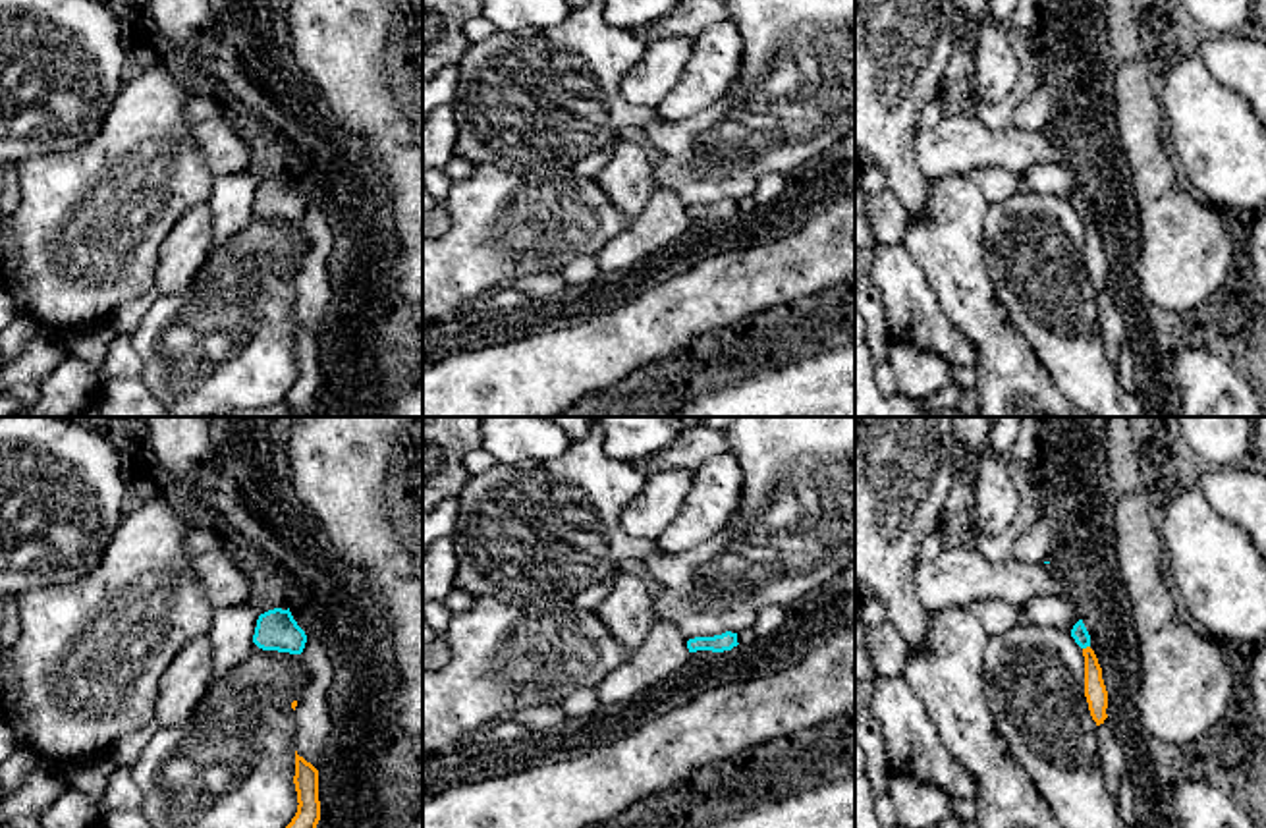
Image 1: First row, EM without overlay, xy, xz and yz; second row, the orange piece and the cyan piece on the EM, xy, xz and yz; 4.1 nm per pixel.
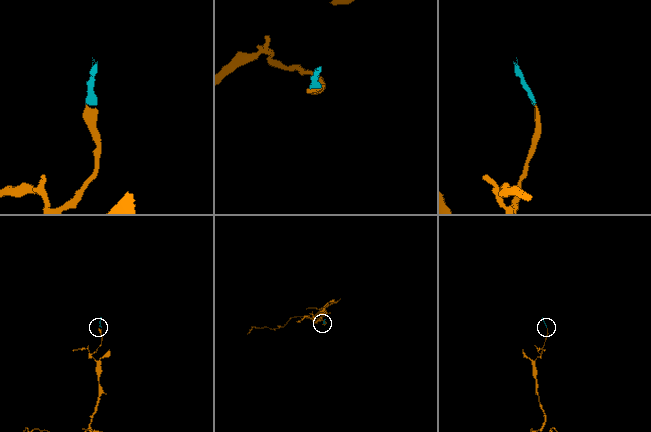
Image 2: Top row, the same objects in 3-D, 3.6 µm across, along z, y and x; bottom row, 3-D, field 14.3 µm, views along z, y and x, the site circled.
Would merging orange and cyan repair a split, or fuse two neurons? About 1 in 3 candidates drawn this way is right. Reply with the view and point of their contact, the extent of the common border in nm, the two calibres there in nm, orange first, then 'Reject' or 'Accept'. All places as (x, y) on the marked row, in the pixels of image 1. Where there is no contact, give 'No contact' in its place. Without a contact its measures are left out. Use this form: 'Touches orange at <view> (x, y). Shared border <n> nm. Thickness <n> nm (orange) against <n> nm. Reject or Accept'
Touches orange at yz (1087, 647). Shared border 40 nm. Thickness 90 nm (orange) against 70 nm. Accept

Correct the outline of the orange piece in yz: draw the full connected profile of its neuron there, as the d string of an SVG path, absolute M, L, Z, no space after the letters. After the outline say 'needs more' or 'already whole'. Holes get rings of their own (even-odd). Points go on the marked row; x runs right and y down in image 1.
M1079 620L1073 625L1071 637L1083 649L1083 656L1085 656L1085 697L1087 697L1092 720L1096 722L1096 726L1100 726L1108 718L1108 714L1106 714L1108 691L1106 691L1106 685L1104 685L1104 679L1102 679L1102 668L1098 664L1098 658L1096 658L1094 650L1090 649L1090 635L1088 635L1083 620Z | needs more

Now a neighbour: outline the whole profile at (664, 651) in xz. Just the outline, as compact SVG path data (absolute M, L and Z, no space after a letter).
M656 620L631 658L594 687L600 706L616 704L643 689L658 687L687 664L689 654L681 631L670 621Z

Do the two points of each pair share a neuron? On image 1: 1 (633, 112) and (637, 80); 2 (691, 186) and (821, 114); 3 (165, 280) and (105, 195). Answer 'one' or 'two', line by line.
1: two
2: one
3: two

